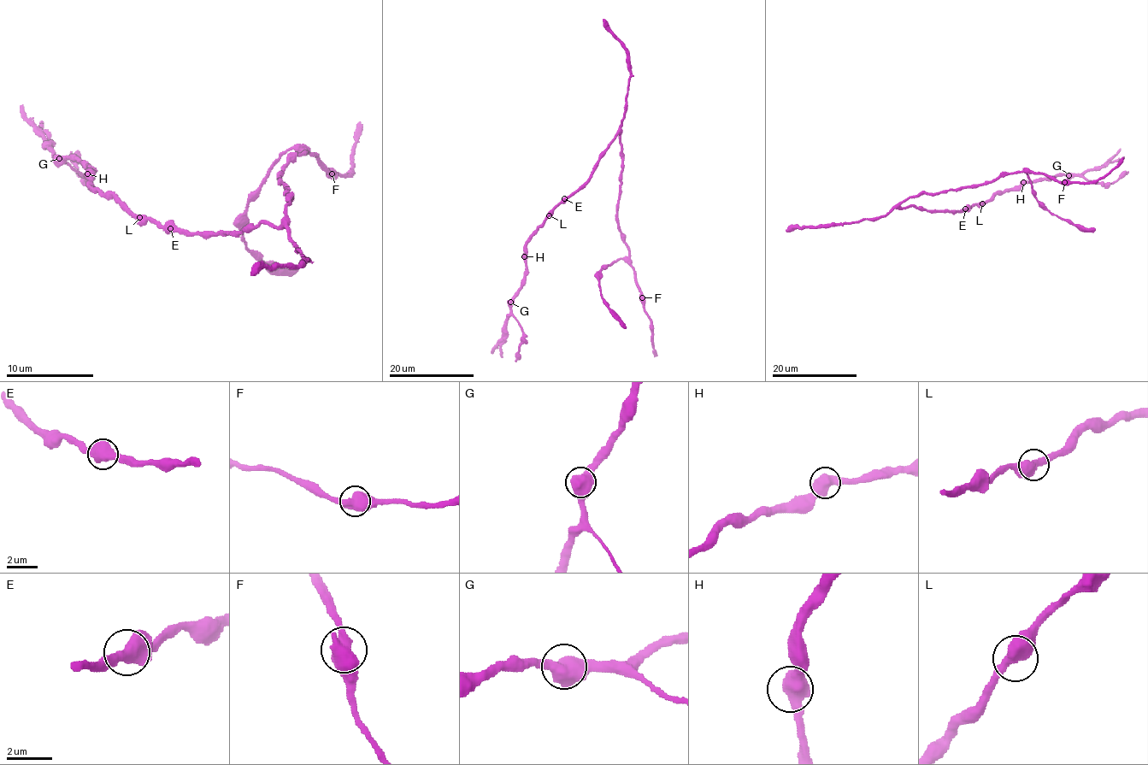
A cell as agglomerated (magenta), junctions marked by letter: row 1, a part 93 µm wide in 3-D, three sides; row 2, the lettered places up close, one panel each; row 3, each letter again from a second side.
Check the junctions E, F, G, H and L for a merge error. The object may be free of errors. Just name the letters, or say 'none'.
none

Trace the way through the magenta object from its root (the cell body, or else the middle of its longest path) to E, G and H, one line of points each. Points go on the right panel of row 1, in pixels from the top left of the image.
E: (909, 205), (934, 211), (965, 208)
G: (909, 205), (934, 211), (968, 209), (974, 204), (982, 204), (995, 194), (1020, 187), (1026, 182), (1068, 175)
H: (909, 205), (934, 211), (968, 209), (974, 204), (982, 204), (995, 194), (1017, 189), (1023, 182)

